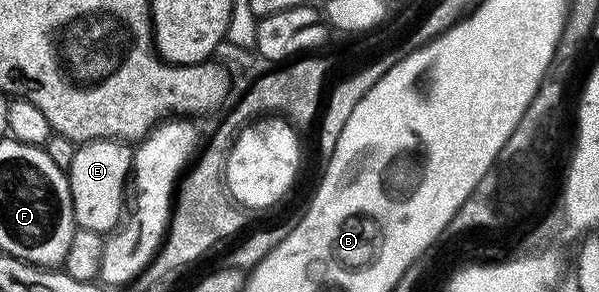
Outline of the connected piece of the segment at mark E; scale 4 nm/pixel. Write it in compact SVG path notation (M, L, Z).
M100 138L97 142L78 145L69 169L69 187L73 201L73 215L82 231L105 236L117 229L123 218L121 205L133 169L134 147L125 140Z

